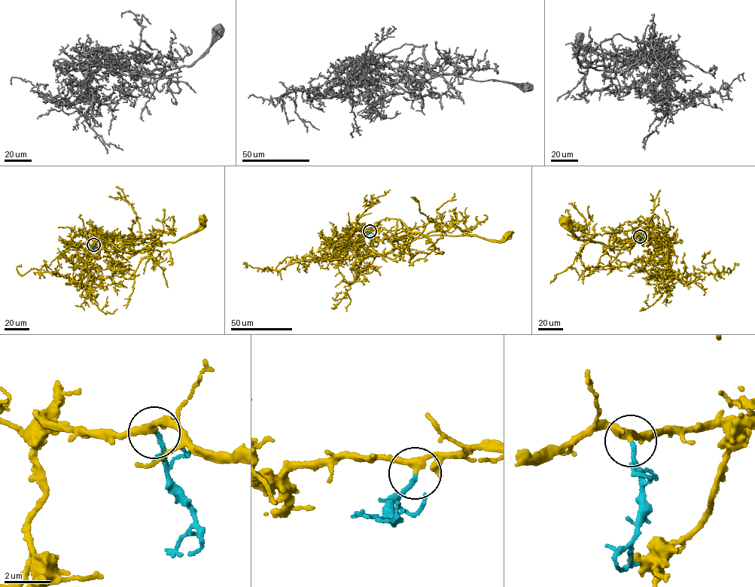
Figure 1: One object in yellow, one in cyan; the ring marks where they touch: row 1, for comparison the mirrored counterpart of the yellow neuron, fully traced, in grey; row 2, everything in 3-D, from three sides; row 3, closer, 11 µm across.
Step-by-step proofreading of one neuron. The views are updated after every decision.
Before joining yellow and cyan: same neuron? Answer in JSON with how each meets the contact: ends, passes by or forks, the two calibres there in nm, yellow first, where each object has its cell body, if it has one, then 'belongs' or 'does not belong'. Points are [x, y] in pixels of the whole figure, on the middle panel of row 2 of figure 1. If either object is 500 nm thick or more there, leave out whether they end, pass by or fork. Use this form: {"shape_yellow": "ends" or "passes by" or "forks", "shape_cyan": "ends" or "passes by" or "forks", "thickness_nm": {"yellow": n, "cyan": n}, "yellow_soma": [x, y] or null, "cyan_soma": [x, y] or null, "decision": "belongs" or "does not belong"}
{"shape_yellow": "passes by", "shape_cyan": "ends", "thickness_nm": {"yellow": 300, "cyan": 170}, "yellow_soma": [507, 235], "cyan_soma": null, "decision": "belongs"}

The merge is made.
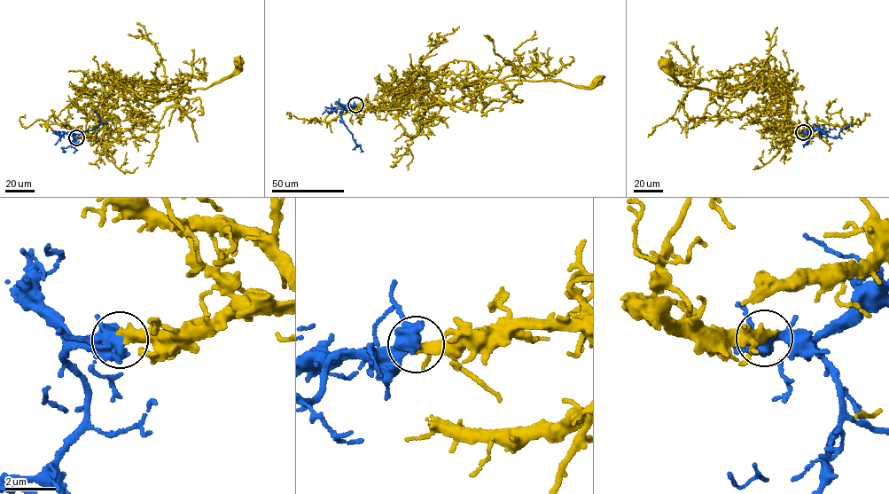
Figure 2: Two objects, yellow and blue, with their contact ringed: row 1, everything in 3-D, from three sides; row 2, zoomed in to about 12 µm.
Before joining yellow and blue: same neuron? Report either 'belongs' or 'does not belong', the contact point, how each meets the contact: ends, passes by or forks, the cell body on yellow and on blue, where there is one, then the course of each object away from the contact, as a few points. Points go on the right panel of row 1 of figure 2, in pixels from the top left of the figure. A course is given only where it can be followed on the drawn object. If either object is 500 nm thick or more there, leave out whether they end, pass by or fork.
belongs; at (803, 132); yellow ends there; blue forks there; cell body of yellow at (665, 64); no cell body on blue; yellow runs (804, 132), (792, 127), (775, 83), (756, 82), (726, 98), (682, 85), (666, 64); blue runs (803, 132), (819, 129), (827, 137), (836, 138), (839, 131), (853, 124)

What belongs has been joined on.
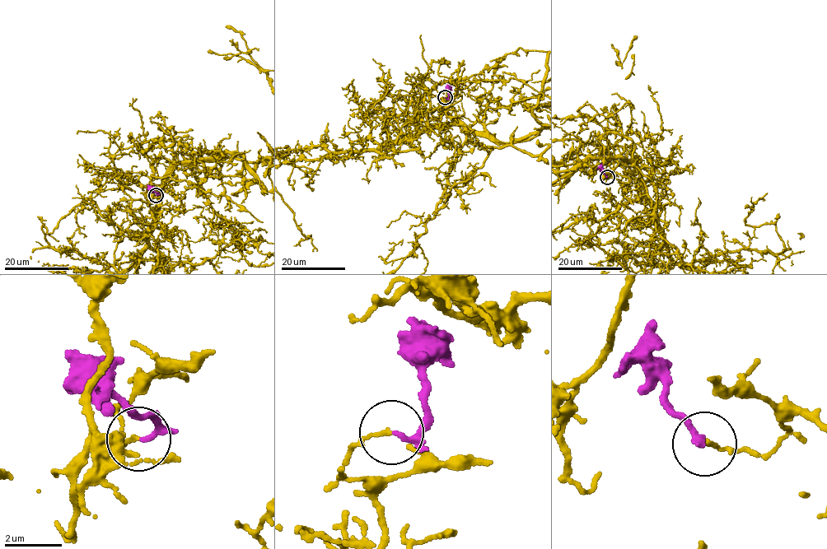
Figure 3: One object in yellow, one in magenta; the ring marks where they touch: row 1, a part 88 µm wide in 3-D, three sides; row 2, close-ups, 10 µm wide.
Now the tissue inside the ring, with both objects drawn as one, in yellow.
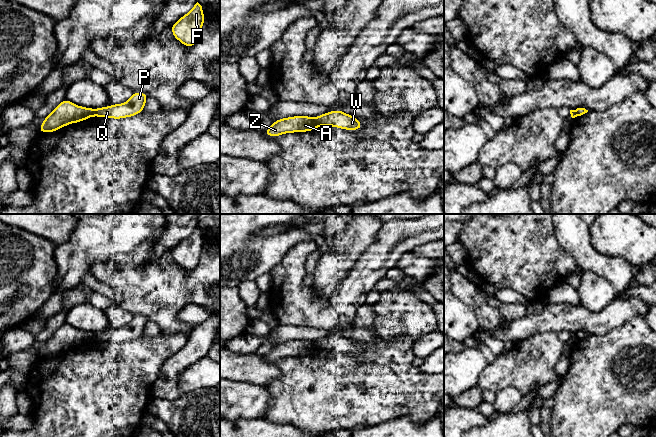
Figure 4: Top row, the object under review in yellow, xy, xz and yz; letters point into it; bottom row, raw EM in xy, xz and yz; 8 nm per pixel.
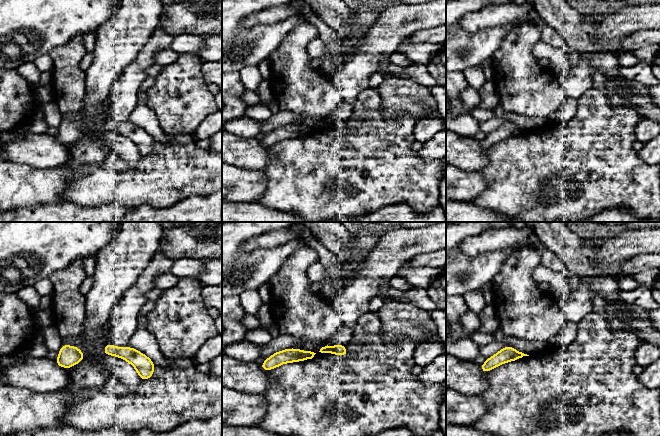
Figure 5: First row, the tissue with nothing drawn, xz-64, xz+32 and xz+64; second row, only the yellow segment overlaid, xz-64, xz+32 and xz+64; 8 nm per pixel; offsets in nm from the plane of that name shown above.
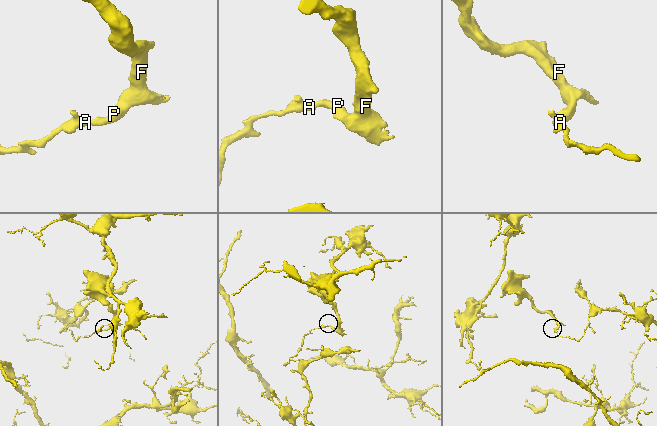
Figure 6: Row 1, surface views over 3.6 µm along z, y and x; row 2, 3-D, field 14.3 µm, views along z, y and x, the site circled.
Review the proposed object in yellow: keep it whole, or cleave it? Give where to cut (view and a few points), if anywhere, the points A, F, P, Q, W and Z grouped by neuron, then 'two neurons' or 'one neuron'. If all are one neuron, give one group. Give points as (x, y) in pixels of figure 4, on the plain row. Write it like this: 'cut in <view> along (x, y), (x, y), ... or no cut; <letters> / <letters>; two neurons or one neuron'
cut in xz along (314, 342), (320, 349); A Z / F P Q W; two neurons

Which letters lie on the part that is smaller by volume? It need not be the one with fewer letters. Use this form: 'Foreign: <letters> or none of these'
Foreign: F, P, Q, W

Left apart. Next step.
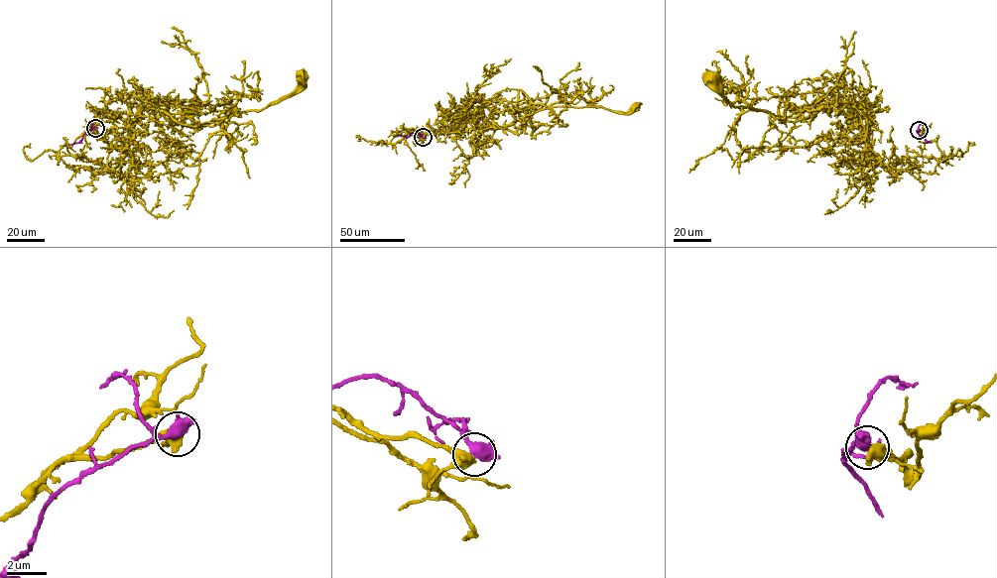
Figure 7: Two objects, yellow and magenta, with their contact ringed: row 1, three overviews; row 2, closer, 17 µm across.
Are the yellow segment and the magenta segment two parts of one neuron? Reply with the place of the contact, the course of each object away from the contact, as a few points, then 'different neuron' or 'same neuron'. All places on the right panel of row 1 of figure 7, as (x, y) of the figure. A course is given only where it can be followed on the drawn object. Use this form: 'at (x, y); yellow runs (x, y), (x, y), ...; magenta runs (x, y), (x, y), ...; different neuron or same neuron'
at (919, 130); yellow runs (919, 130), (941, 156), (880, 166), (854, 104), (828, 103), (790, 122), (733, 106), (711, 78); magenta runs (919, 130), (920, 136), (931, 142); different neuron

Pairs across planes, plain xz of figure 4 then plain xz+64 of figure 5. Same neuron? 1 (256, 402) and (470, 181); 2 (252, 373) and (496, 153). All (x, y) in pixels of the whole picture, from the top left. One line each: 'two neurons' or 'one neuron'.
1: one neuron
2: two neurons

